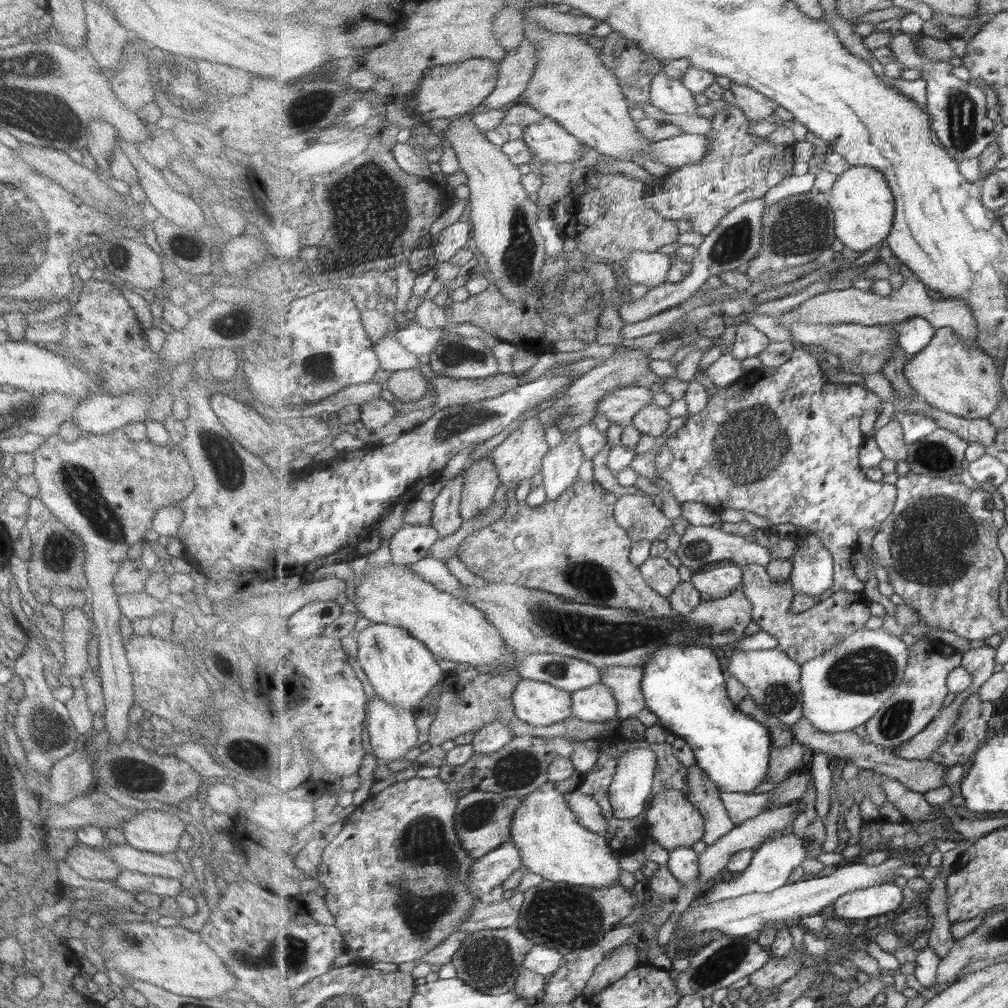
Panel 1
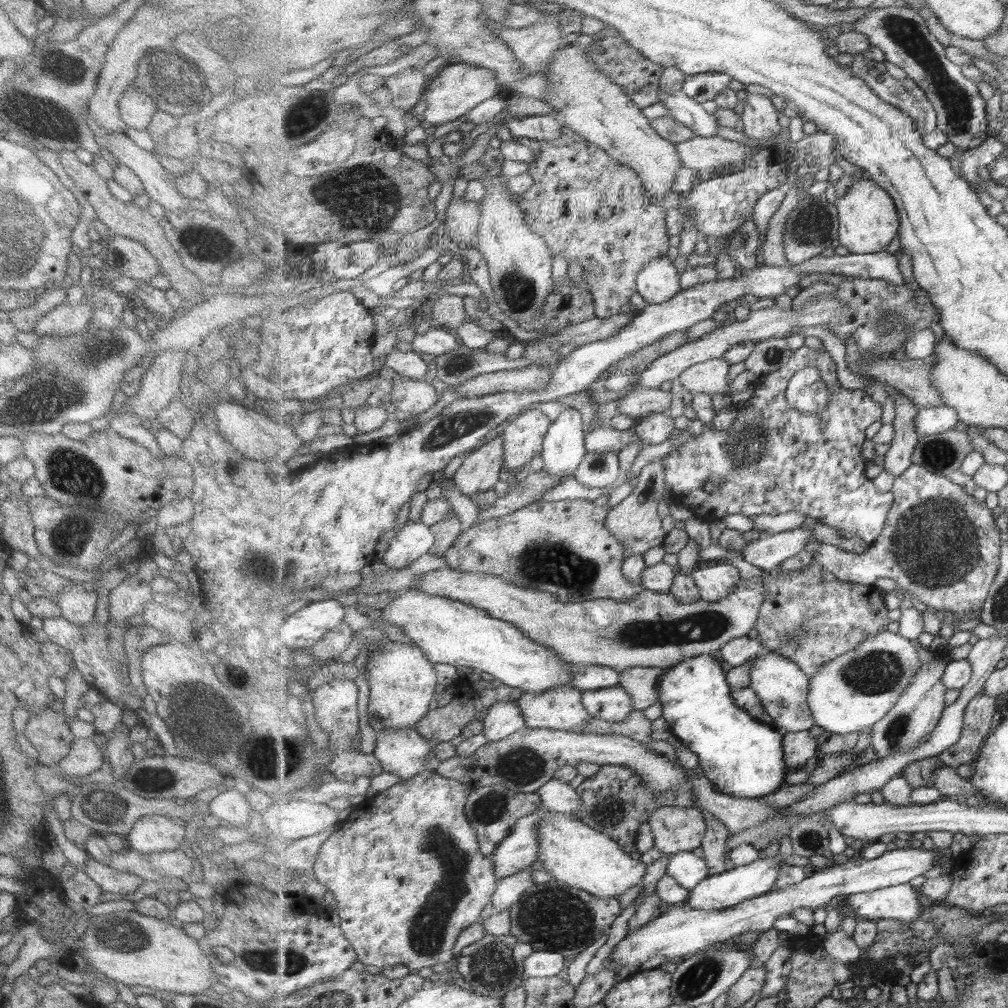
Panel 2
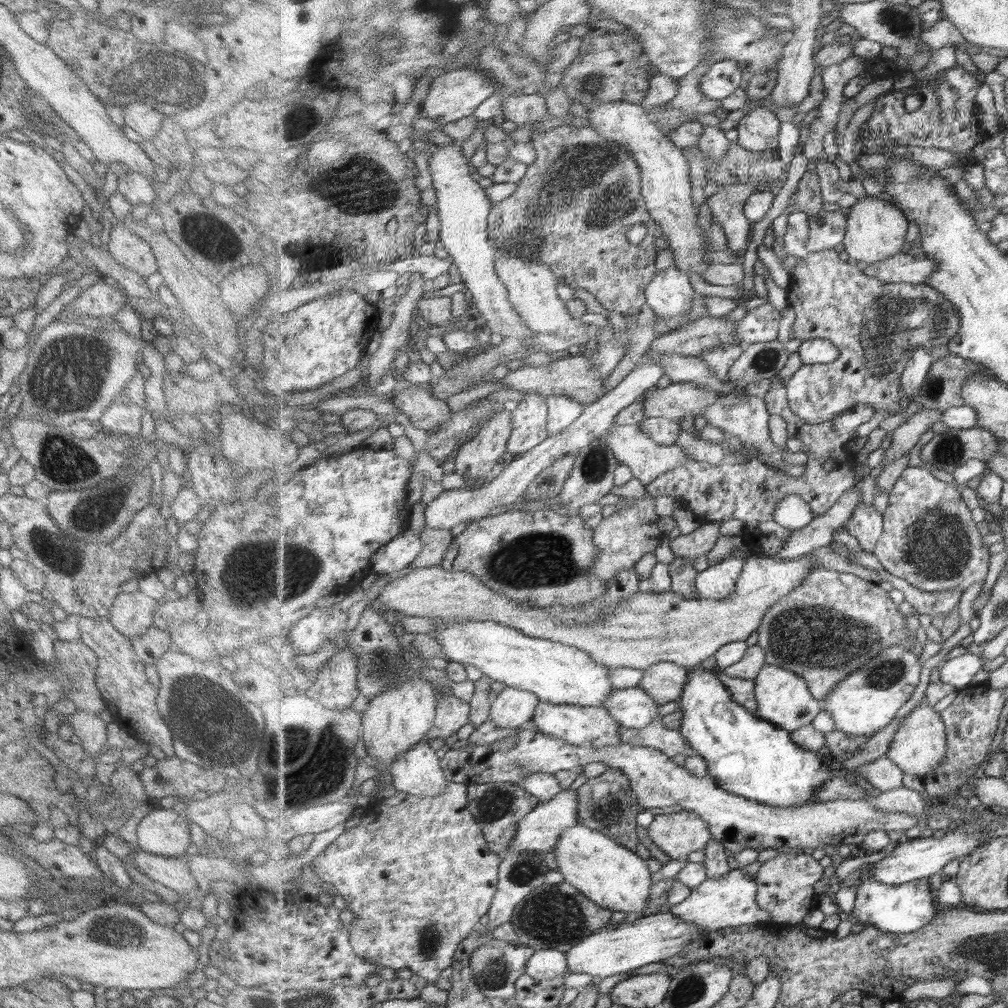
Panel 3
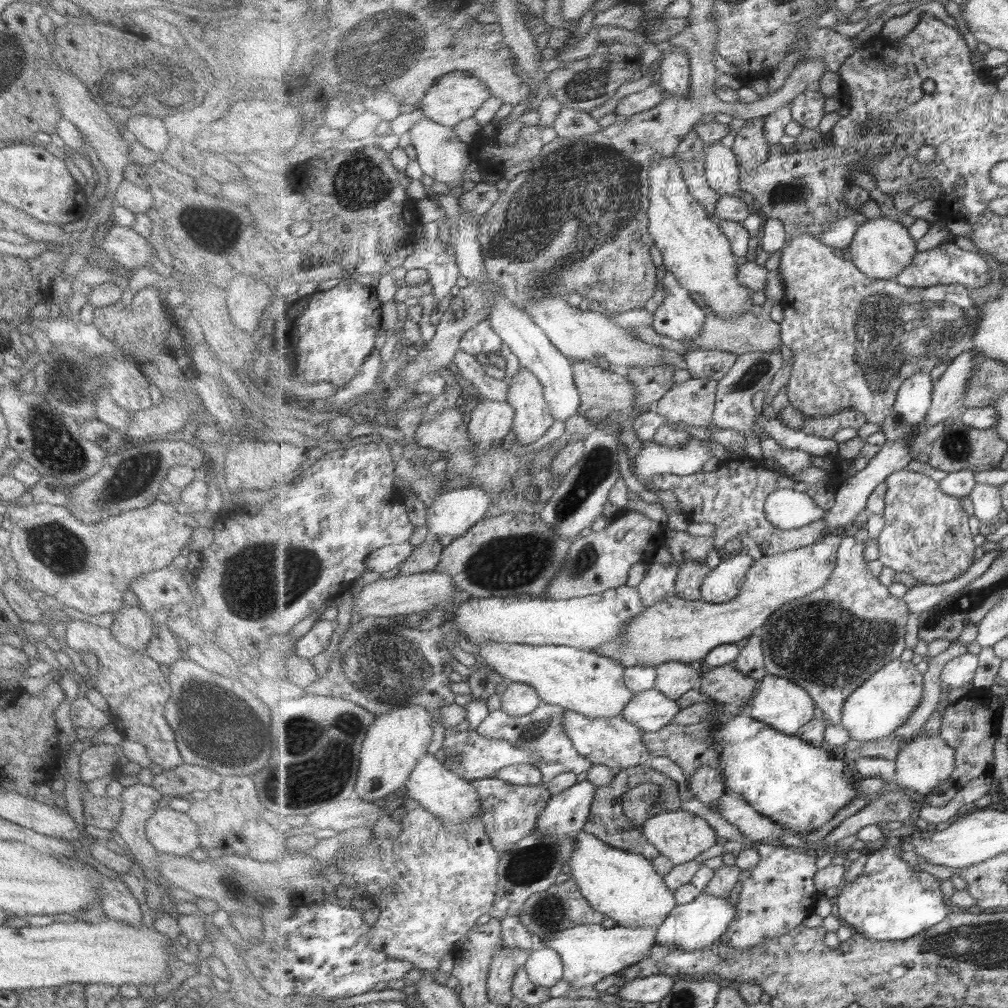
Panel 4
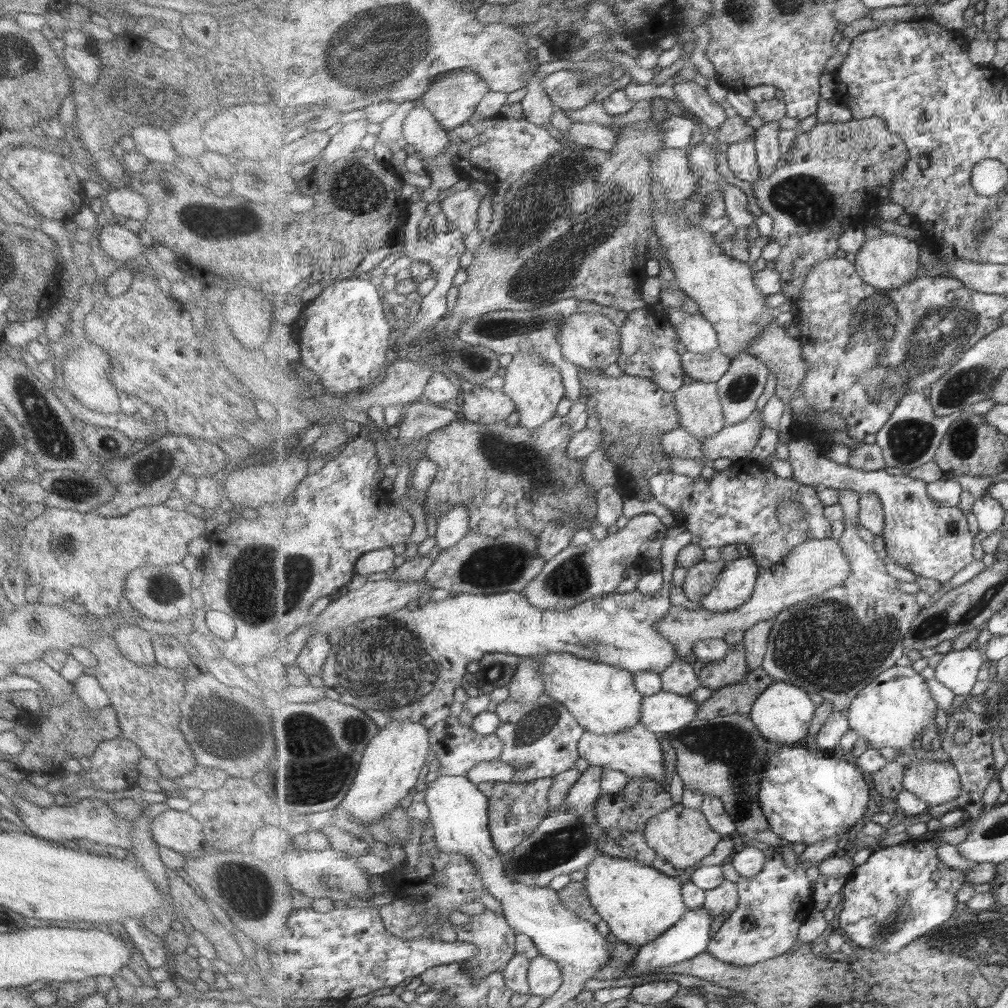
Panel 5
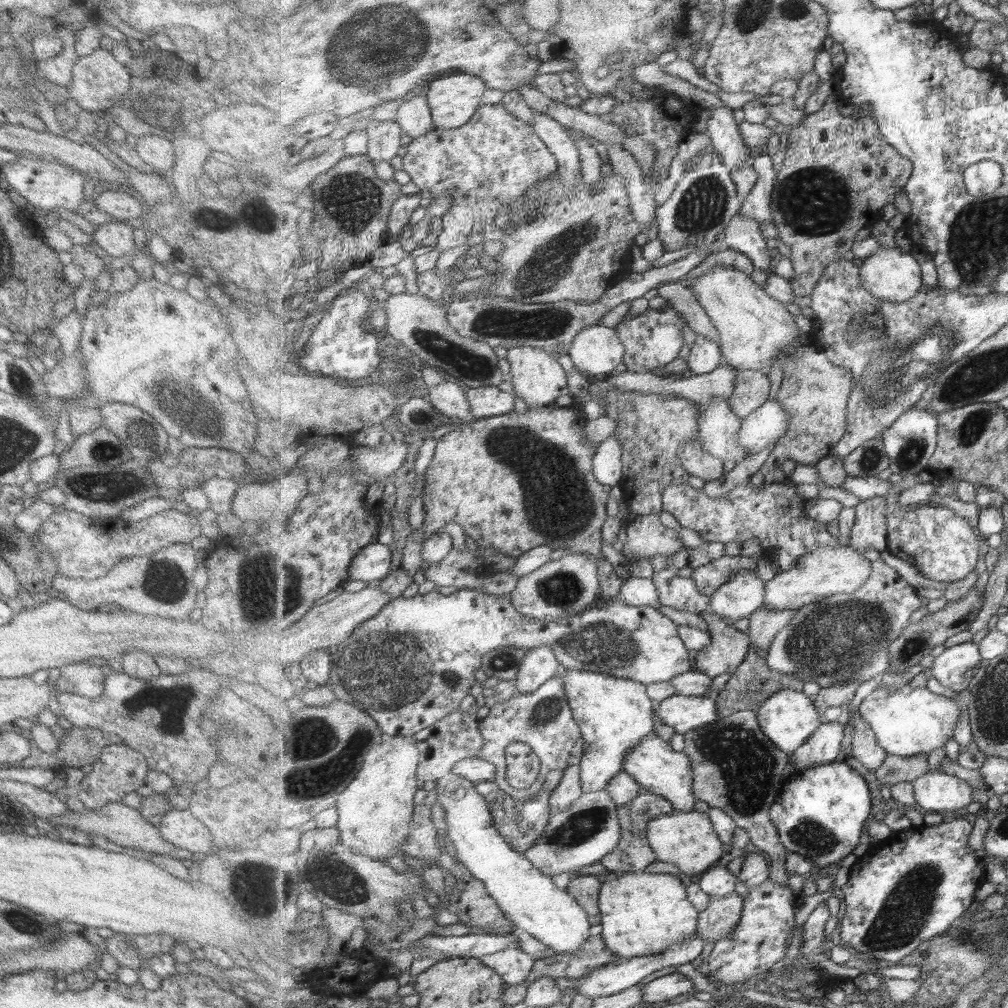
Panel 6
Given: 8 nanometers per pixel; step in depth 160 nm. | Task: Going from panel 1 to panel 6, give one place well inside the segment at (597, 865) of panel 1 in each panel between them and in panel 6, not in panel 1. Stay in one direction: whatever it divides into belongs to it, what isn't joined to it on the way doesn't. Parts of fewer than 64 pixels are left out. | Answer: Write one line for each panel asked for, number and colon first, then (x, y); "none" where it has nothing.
2: (573, 853)
3: (614, 877)
4: (625, 886)
5: (639, 903)
6: (641, 914)

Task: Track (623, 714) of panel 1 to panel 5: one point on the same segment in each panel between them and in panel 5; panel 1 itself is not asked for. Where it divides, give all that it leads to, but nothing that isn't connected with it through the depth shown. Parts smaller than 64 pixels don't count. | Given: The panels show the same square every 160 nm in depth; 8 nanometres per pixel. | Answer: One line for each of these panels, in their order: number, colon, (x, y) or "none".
2: (642, 683)
3: (666, 681)
4: (674, 679)
5: (680, 678)

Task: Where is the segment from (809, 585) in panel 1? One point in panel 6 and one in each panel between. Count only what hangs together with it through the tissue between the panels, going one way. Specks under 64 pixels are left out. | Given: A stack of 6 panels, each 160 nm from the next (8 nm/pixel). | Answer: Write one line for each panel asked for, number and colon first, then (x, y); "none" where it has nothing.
2: (931, 548)
3: (930, 539)
4: (927, 535)
5: (932, 540)
6: (943, 547)

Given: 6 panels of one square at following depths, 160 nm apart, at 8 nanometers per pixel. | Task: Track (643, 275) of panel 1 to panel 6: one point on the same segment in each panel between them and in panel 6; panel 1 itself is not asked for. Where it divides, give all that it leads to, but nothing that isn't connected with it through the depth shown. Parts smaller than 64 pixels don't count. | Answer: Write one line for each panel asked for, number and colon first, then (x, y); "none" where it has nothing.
2: (660, 281)
3: (671, 295)
4: (679, 318)
5: (699, 335)
6: (706, 355)

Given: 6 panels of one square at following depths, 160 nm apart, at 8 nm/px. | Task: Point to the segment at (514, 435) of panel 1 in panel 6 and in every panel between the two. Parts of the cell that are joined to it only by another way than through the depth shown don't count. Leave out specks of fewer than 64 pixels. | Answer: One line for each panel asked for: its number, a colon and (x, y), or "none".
2: (524, 436)
3: (530, 419)
4: (533, 418)
5: (537, 388)
6: (538, 378)

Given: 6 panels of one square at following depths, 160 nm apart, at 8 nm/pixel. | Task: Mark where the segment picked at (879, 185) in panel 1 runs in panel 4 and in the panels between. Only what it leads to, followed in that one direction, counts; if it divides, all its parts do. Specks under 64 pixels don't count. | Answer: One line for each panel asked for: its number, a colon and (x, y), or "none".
2: (869, 221)
3: (877, 229)
4: (882, 249)

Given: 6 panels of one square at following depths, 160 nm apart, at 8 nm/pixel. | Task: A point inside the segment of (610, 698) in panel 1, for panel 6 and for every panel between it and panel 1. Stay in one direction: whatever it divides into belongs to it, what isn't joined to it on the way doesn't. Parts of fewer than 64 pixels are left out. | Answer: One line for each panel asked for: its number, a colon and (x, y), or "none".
2: (614, 704)
3: (634, 708)
4: (652, 711)
5: (666, 712)
6: (684, 713)

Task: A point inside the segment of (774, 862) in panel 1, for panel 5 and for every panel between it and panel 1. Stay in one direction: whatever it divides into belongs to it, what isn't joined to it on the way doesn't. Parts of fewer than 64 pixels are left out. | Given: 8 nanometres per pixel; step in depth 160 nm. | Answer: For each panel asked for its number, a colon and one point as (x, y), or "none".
2: (730, 888)
3: (730, 901)
4: (694, 926)
5: (690, 937)

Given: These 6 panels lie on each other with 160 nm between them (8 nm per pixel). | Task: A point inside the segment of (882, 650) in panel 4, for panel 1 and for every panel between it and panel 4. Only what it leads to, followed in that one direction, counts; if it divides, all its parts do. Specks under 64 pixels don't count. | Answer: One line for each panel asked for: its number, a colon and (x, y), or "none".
1: (803, 636)
2: (809, 620)
3: (835, 623)

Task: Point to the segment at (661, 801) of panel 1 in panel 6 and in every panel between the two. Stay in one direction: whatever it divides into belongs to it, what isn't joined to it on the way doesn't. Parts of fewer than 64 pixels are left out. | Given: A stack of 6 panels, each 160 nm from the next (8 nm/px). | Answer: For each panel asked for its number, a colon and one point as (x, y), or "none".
2: (675, 829)
3: (678, 834)
4: (680, 835)
5: (683, 836)
6: (689, 840)

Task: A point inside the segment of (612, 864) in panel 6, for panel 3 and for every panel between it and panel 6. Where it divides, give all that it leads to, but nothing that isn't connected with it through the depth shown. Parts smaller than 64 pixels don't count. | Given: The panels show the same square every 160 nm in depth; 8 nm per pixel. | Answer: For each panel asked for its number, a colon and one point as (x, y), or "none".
3: (608, 804)
4: (608, 821)
5: (624, 816)

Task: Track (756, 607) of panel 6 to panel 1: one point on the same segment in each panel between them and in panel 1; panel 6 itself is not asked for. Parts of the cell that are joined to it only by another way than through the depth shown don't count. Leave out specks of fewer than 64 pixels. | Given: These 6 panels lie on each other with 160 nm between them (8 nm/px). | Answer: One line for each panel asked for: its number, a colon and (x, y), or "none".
1: (716, 581)
2: (716, 582)
3: (717, 582)
4: (724, 583)
5: (735, 587)

